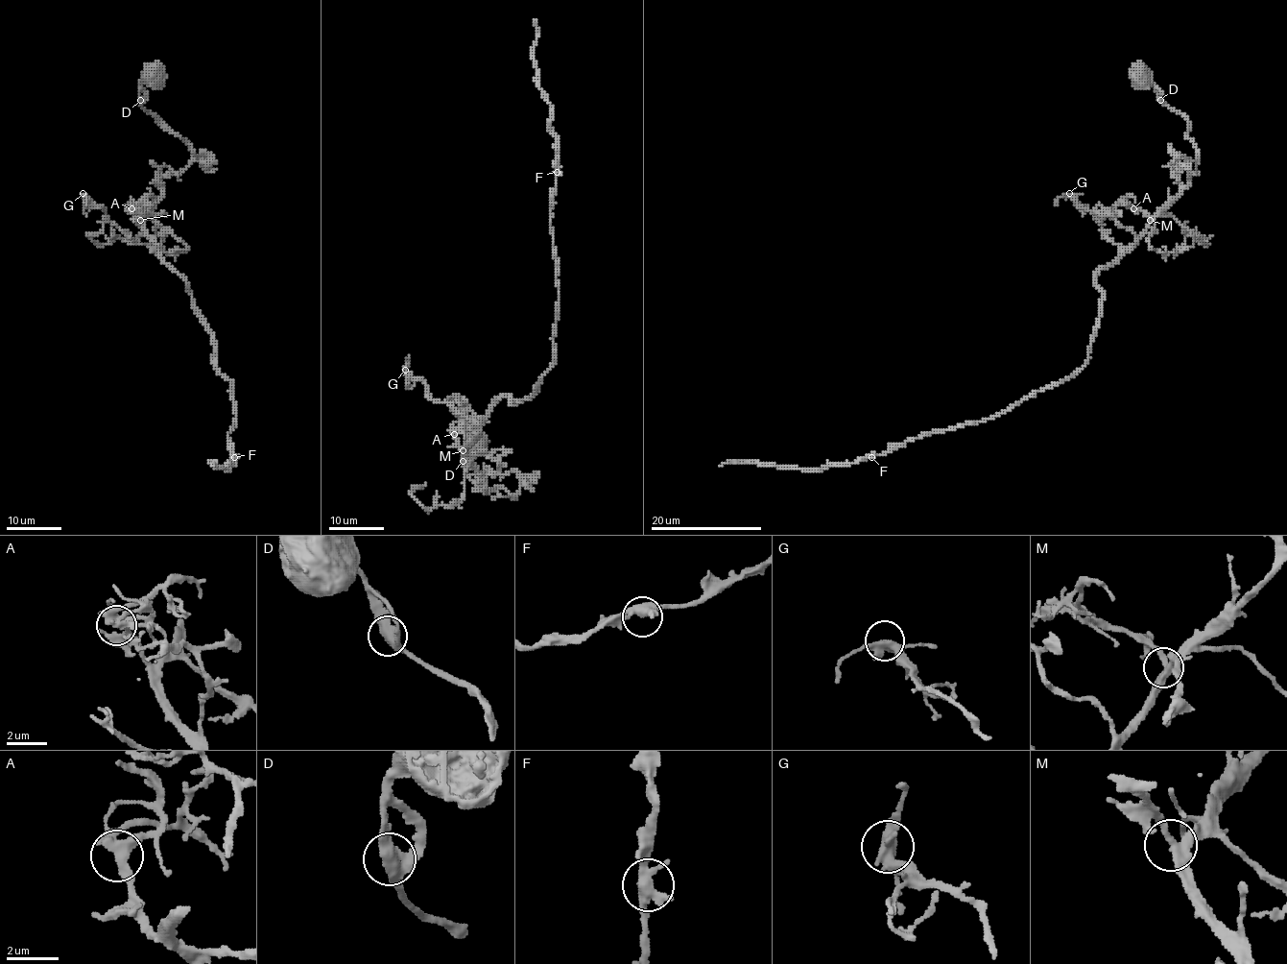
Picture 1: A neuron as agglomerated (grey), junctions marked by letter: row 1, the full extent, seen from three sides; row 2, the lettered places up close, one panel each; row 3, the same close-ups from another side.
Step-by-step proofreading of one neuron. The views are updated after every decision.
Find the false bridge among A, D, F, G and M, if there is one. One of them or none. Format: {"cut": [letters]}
{"cut": []}

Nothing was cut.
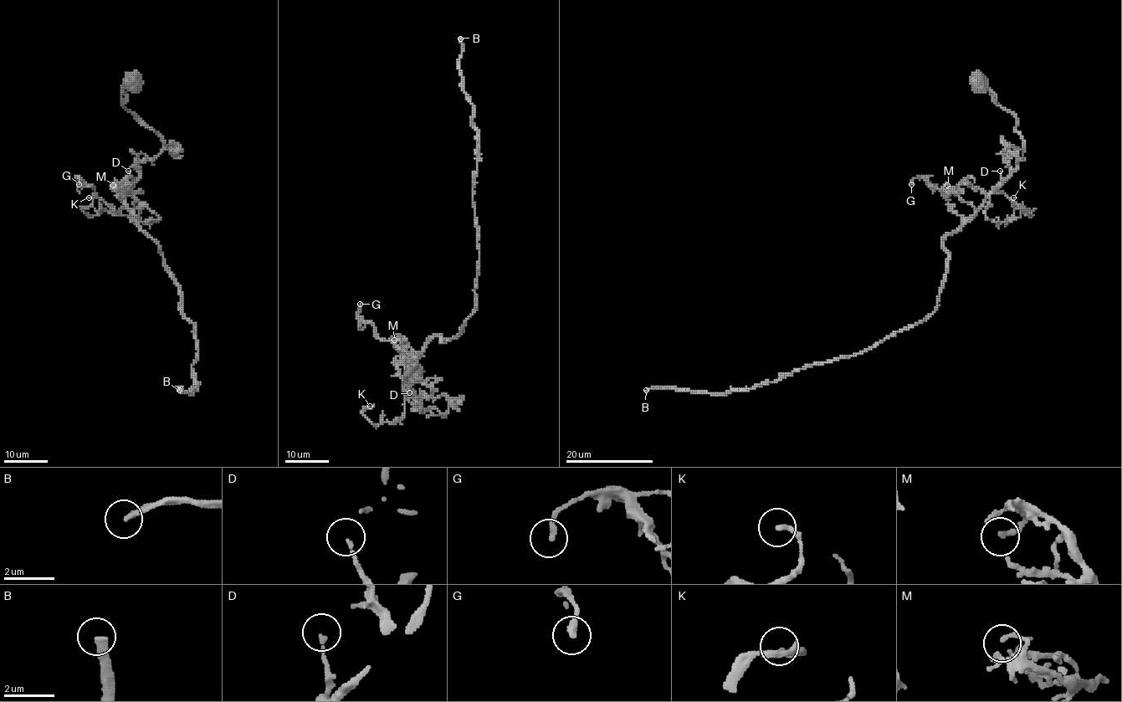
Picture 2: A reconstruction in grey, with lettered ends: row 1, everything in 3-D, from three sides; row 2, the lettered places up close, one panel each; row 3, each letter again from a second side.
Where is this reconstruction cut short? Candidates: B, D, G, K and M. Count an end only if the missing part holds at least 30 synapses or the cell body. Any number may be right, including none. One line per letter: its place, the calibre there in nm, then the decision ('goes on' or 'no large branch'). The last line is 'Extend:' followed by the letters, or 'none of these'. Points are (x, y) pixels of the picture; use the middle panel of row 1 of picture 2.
B: (460, 38) | 280 nm | goes on
D: (409, 392) | 130 nm | no large branch
G: (360, 304) | 240 nm | no large branch
K: (370, 406) | 180 nm | no large branch
M: (394, 340) | 180 nm | no large branch
Extend: B

